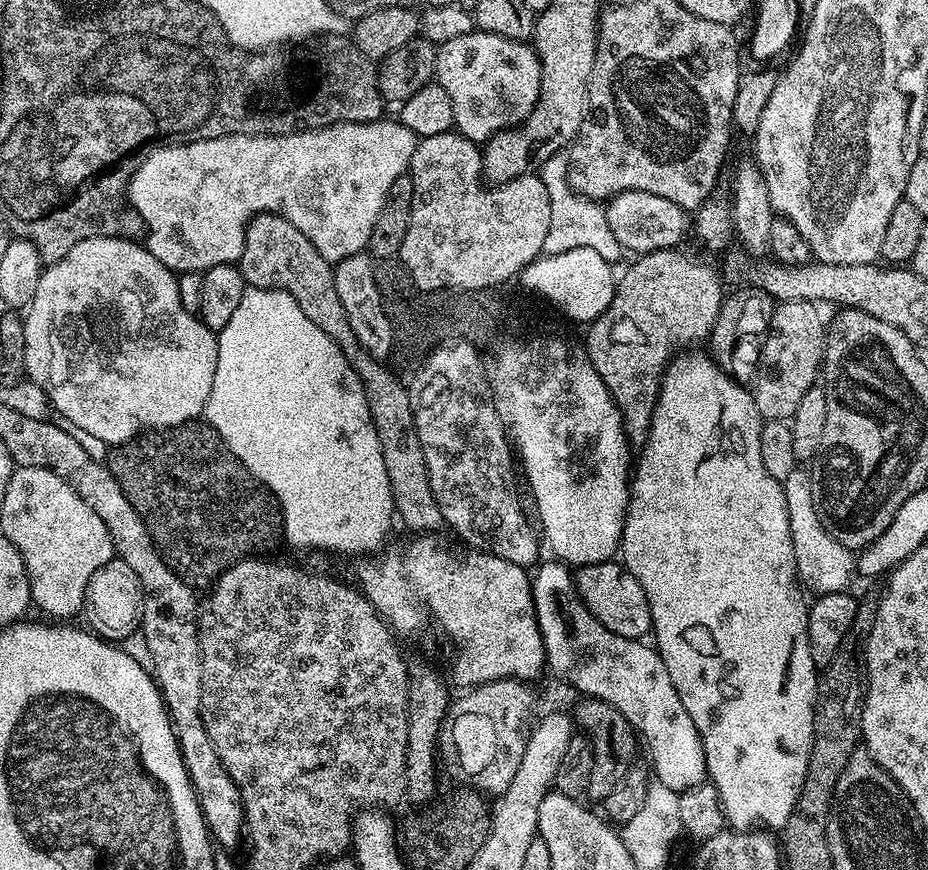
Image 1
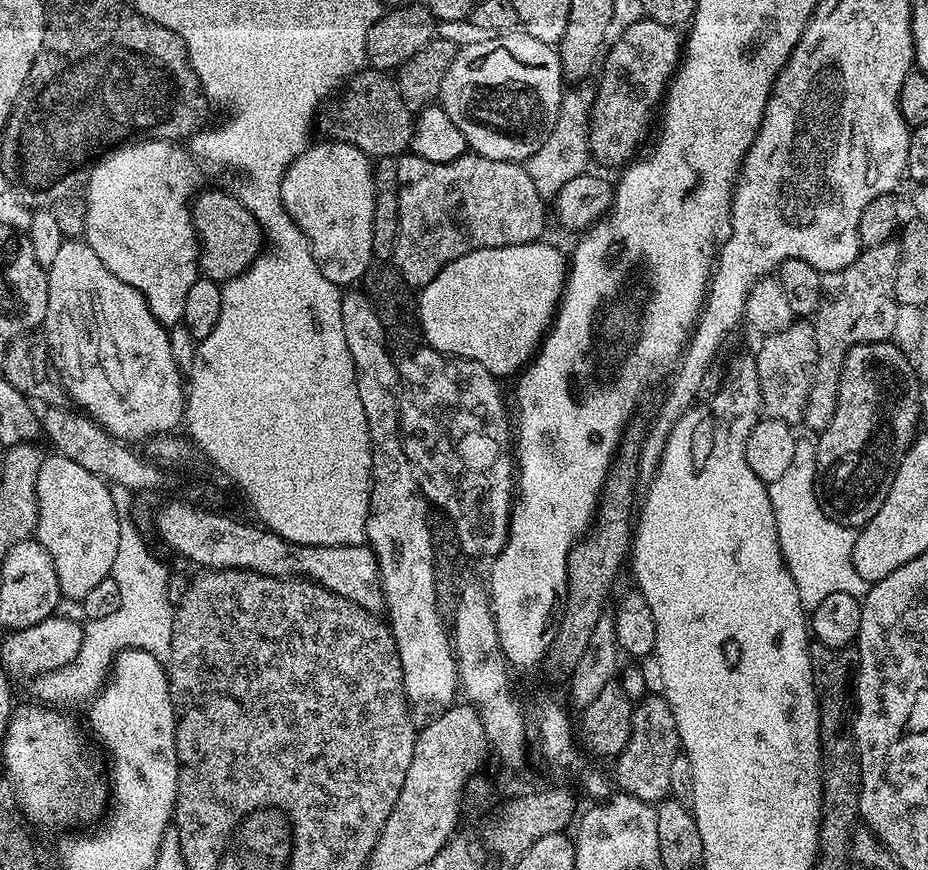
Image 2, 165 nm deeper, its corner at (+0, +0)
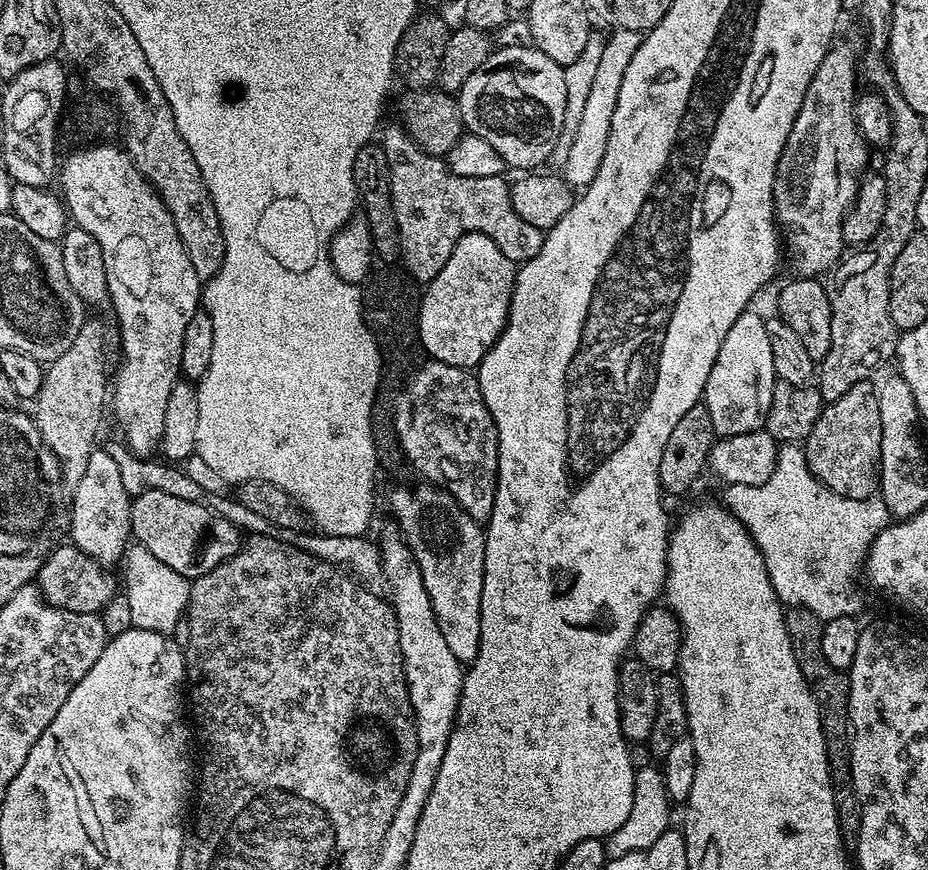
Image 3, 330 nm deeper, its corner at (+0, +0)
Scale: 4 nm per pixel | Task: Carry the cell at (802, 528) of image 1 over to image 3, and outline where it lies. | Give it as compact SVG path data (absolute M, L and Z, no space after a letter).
M784 442L777 447L774 474L770 474L770 478L766 478L766 482L762 482L758 486L730 484L723 490L725 491L724 497L722 497L723 503L726 505L728 511L733 512L743 522L744 529L751 534L753 542L758 546L758 550L766 562L766 574L770 574L770 582L774 586L774 590L778 594L781 604L787 606L789 609L805 608L806 610L810 610L810 614L814 614L821 622L842 616L859 617L861 615L860 596L855 592L856 576L858 580L864 567L864 560L868 557L868 551L874 542L874 538L878 538L881 530L888 527L890 521L893 519L890 510L886 506L886 502L880 495L867 496L859 500L858 498L846 498L842 494L830 490L810 470L810 466L806 462L806 454L804 453L803 447L796 442Z

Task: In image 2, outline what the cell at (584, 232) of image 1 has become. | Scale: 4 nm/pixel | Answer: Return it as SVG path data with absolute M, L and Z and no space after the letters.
M588 84L573 88L576 89L569 89L564 93L558 122L554 124L550 137L546 138L546 142L524 164L531 181L534 182L534 188L545 200L553 199L562 185L570 182L571 178L583 175L587 171L587 164L590 164L588 134L595 89Z

